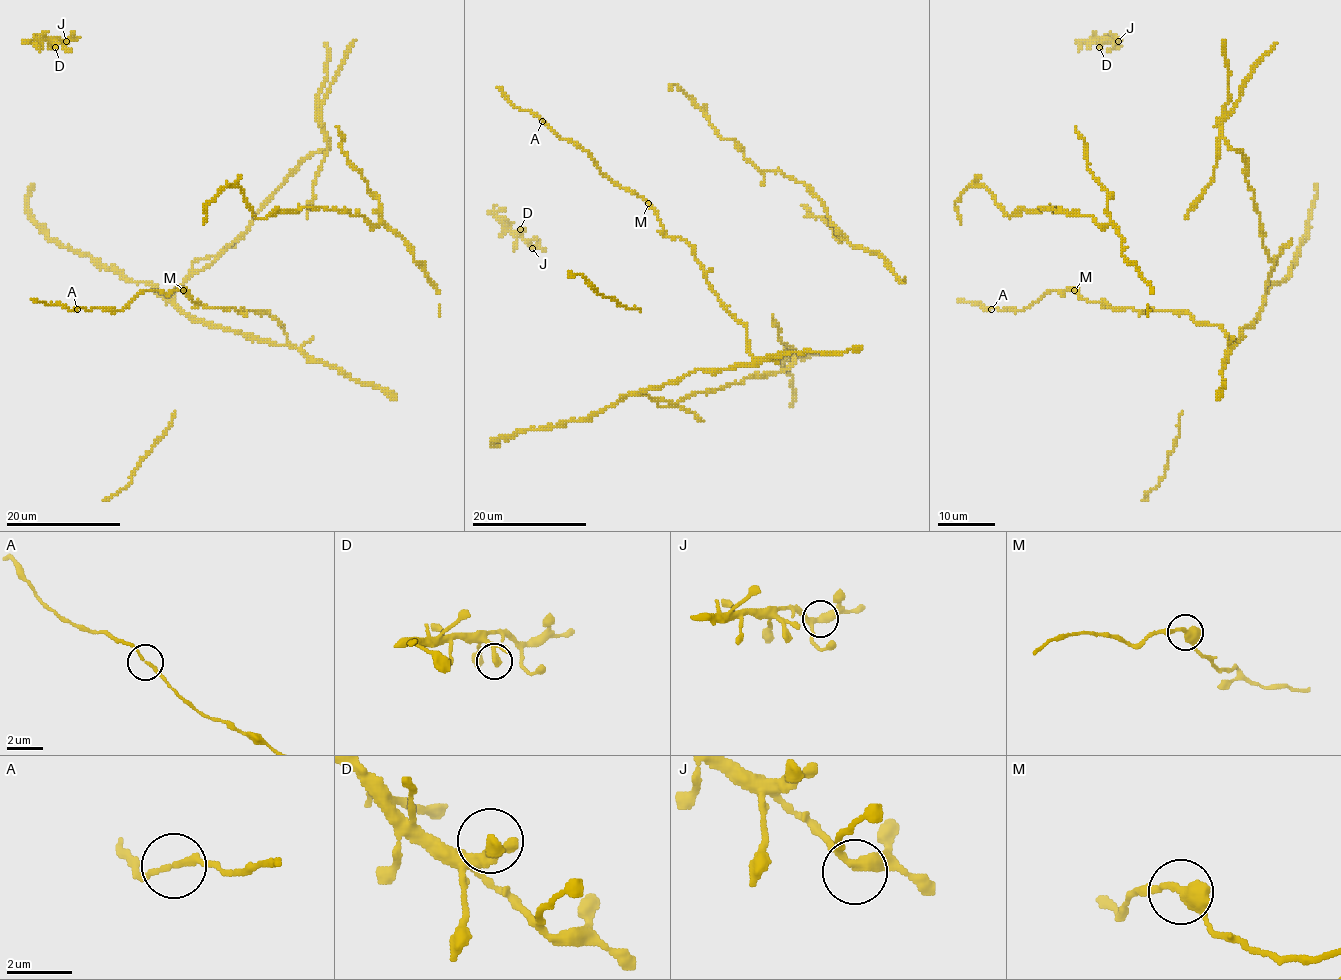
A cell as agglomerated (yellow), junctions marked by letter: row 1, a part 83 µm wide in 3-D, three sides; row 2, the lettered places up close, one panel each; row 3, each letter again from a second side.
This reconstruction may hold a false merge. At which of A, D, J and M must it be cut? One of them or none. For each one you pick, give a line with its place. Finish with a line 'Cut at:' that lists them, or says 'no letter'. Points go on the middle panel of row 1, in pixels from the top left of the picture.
M: Place: (648, 203)
Cut at: M

